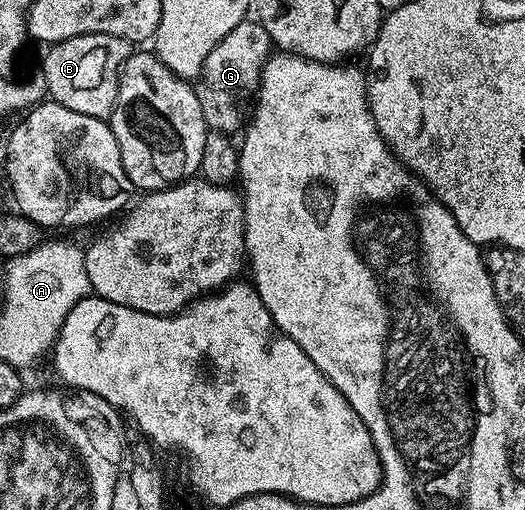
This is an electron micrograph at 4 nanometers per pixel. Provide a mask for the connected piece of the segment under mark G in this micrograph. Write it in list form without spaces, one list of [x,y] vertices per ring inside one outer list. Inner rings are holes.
[[[256,18],[242,20],[207,58],[201,75],[195,81],[199,106],[203,106],[206,129],[226,134],[240,133],[246,127],[257,90],[261,86],[261,72],[271,55],[271,41],[267,30]],[[270,48],[270,49],[269,49]]]

